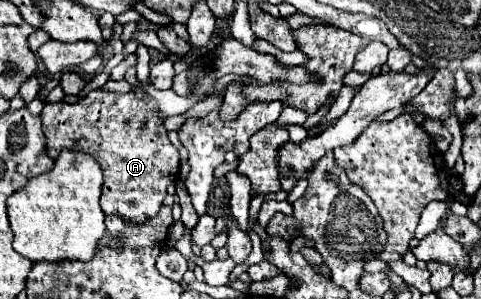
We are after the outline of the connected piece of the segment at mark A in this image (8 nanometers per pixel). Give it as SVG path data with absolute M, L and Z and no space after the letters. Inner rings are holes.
M94 89L80 97L76 103L46 103L40 119L52 159L58 157L60 149L84 151L98 159L104 171L104 191L100 197L100 205L106 215L122 215L134 223L144 223L152 215L158 215L168 185L176 183L178 179L180 161L178 149L170 143L168 131L164 129L164 117L160 115L158 105L152 97L138 97L134 91L112 93L104 89Z

